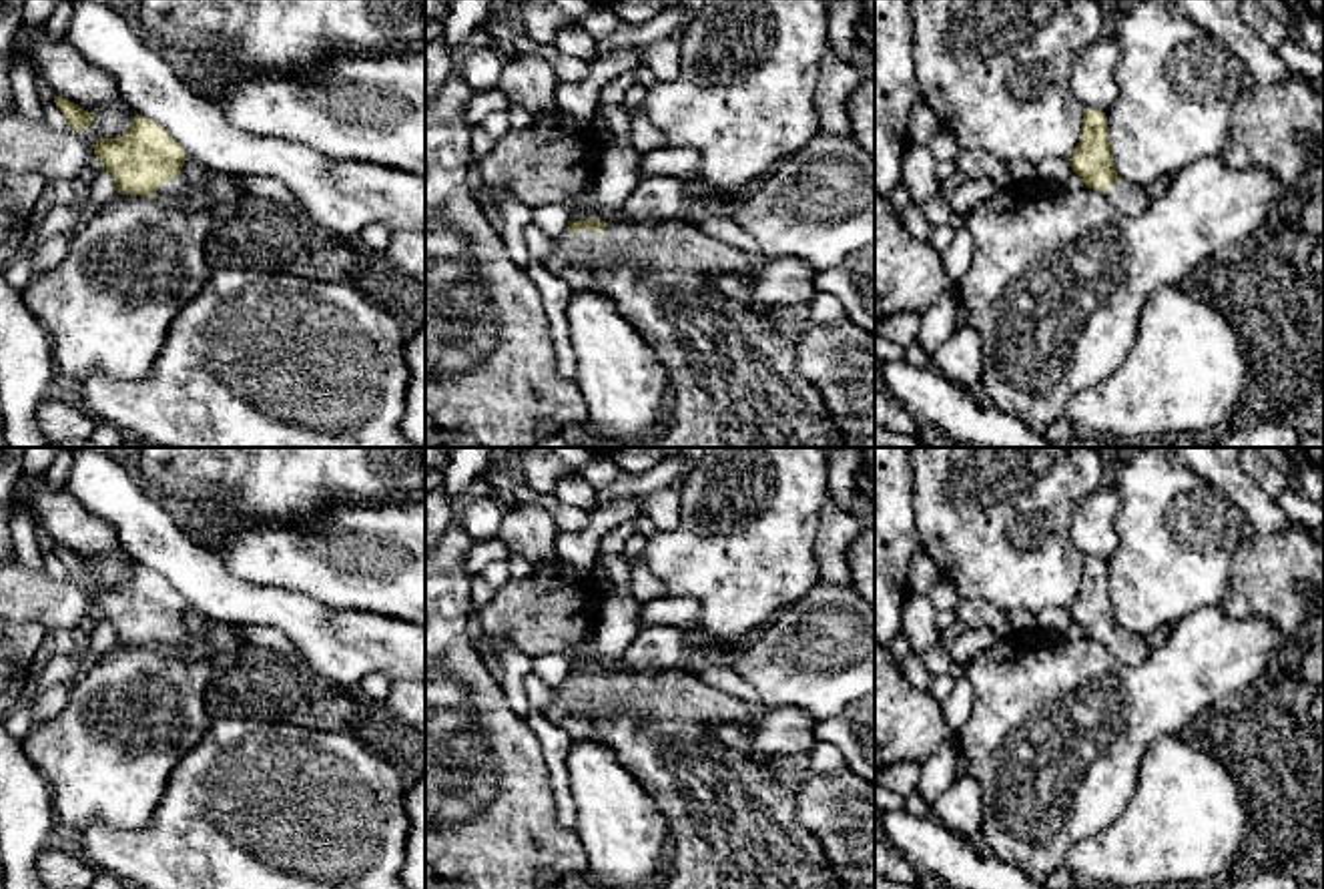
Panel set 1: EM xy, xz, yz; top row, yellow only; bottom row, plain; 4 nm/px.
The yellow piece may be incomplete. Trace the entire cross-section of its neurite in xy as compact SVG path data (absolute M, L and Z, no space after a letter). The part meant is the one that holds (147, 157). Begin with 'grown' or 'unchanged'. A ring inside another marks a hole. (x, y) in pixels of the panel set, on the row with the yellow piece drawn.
grown | M134 114L124 136L98 138L94 155L122 195L150 197L181 209L215 209L249 195L241 177L215 175L203 183L183 177L185 149L154 120Z

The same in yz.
grown | M1083 110L1083 124L1077 149L1069 157L1073 173L1077 173L1087 189L1103 193L1105 199L1123 215L1141 215L1155 199L1160 199L1172 179L1162 179L1149 187L1127 185L1117 177L1109 146L1107 116L1101 110Z

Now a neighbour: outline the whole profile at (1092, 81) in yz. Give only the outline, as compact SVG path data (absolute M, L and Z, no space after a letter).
M1111 26L1071 62L1069 90L1083 110L1107 112L1117 98L1115 66L1119 48Z

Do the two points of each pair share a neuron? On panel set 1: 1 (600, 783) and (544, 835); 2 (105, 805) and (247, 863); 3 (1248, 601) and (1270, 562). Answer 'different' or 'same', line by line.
1: different
2: different
3: same

